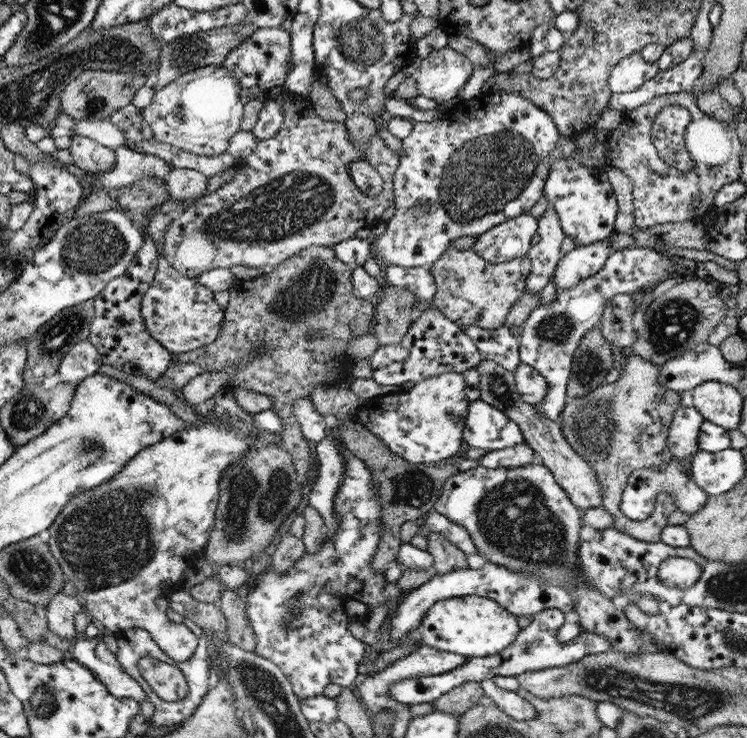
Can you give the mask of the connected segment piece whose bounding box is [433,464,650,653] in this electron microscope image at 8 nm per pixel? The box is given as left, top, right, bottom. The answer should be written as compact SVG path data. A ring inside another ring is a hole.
M528 464L518 468L489 469L478 466L459 471L444 482L442 493L434 503L433 509L450 522L468 530L477 552L486 557L488 563L504 569L527 575L541 581L544 585L568 590L573 599L573 612L578 615L578 624L583 631L598 633L606 637L614 650L622 653L648 653L634 626L628 622L623 612L618 612L611 600L602 591L593 588L591 582L579 574L579 549L581 540L579 530L582 525L581 511L572 503L568 493L556 482L549 468L542 464Z

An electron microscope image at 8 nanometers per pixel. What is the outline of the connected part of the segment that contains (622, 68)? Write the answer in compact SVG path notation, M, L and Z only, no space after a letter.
M635 53L614 66L606 84L612 93L632 93L658 74L657 62L647 62Z

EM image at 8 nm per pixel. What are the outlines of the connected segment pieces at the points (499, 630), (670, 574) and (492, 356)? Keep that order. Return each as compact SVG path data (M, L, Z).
M467 595L437 601L412 635L421 645L467 658L476 658L502 652L516 640L521 630L518 618L498 602L479 595Z
M668 557L658 570L658 579L668 588L688 592L697 584L701 573L701 567L689 558Z
M508 325L500 326L494 330L468 326L464 333L473 341L483 358L496 362L508 372L514 373L521 360L519 357L520 342L516 336L510 334Z

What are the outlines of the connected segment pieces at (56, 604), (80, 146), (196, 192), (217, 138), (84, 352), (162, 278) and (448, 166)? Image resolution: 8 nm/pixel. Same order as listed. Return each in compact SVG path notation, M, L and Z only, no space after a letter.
M58 593L57 596L51 598L47 607L50 631L54 631L62 639L76 641L79 635L74 630L75 617L84 610L80 599L68 594Z
M71 136L72 144L68 152L72 155L72 162L78 168L93 174L112 171L117 164L117 155L114 149L101 146L86 136Z
M172 167L164 179L172 201L185 201L184 205L189 203L192 206L206 196L205 189L209 178L202 172Z
M209 65L176 78L170 85L158 90L152 98L151 104L141 110L143 119L152 130L156 141L167 143L192 154L211 156L227 152L230 138L241 129L244 102L240 99L241 87L238 78L220 65Z
M88 341L78 342L71 347L60 362L58 373L64 383L80 383L98 372L102 364L98 351Z
M171 265L157 271L142 298L141 314L144 315L150 335L174 355L198 350L214 342L224 320L223 308L216 303L214 291L206 288L196 278L183 275Z
M482 92L478 97L462 100L462 111L456 110L454 114L447 114L442 119L435 122L418 122L413 124L413 130L410 135L402 140L402 150L399 154L400 160L398 168L394 173L394 203L396 213L389 221L386 222L386 231L377 238L371 238L374 246L374 255L382 264L396 264L404 268L428 267L438 260L438 257L448 248L453 246L456 239L462 237L476 237L485 233L490 228L506 222L508 219L518 215L528 213L532 207L541 199L544 193L544 186L548 178L548 172L552 162L550 160L550 151L554 150L559 142L560 135L552 118L549 114L538 109L531 104L526 98L511 93L492 93Z

